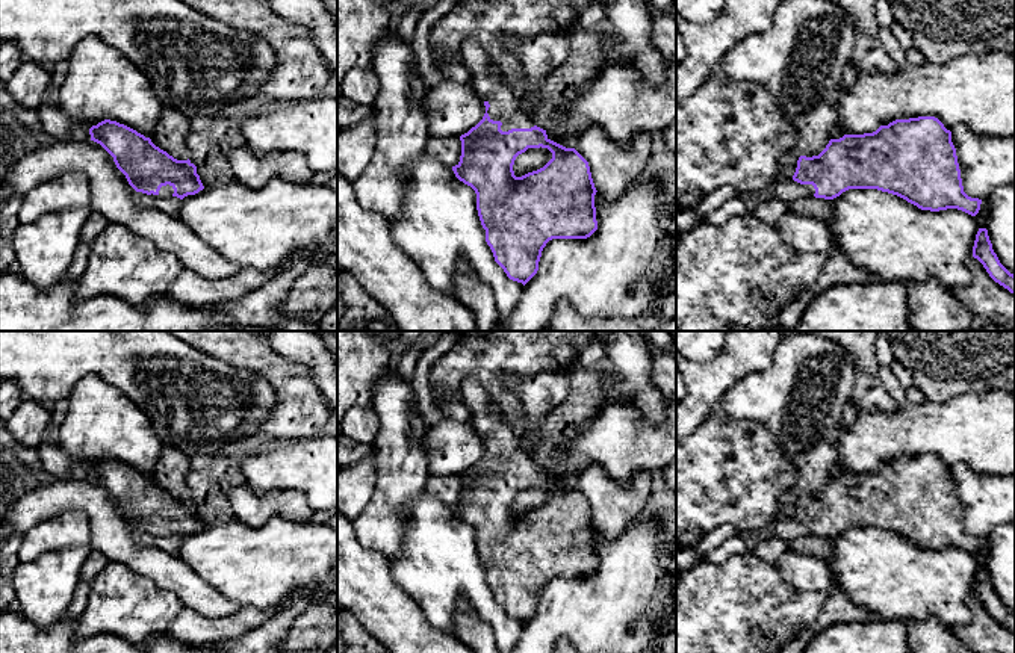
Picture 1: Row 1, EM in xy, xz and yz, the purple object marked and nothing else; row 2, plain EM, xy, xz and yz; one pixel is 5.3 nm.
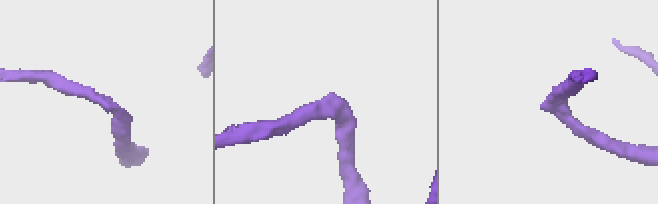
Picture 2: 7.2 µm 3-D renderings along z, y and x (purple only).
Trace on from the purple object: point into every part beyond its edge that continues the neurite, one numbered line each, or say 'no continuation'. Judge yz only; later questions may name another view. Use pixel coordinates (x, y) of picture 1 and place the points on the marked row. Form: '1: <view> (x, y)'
1: yz (787, 191)

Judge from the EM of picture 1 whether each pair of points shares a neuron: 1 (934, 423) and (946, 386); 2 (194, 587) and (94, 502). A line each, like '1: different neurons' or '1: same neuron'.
1: different neurons
2: same neuron

